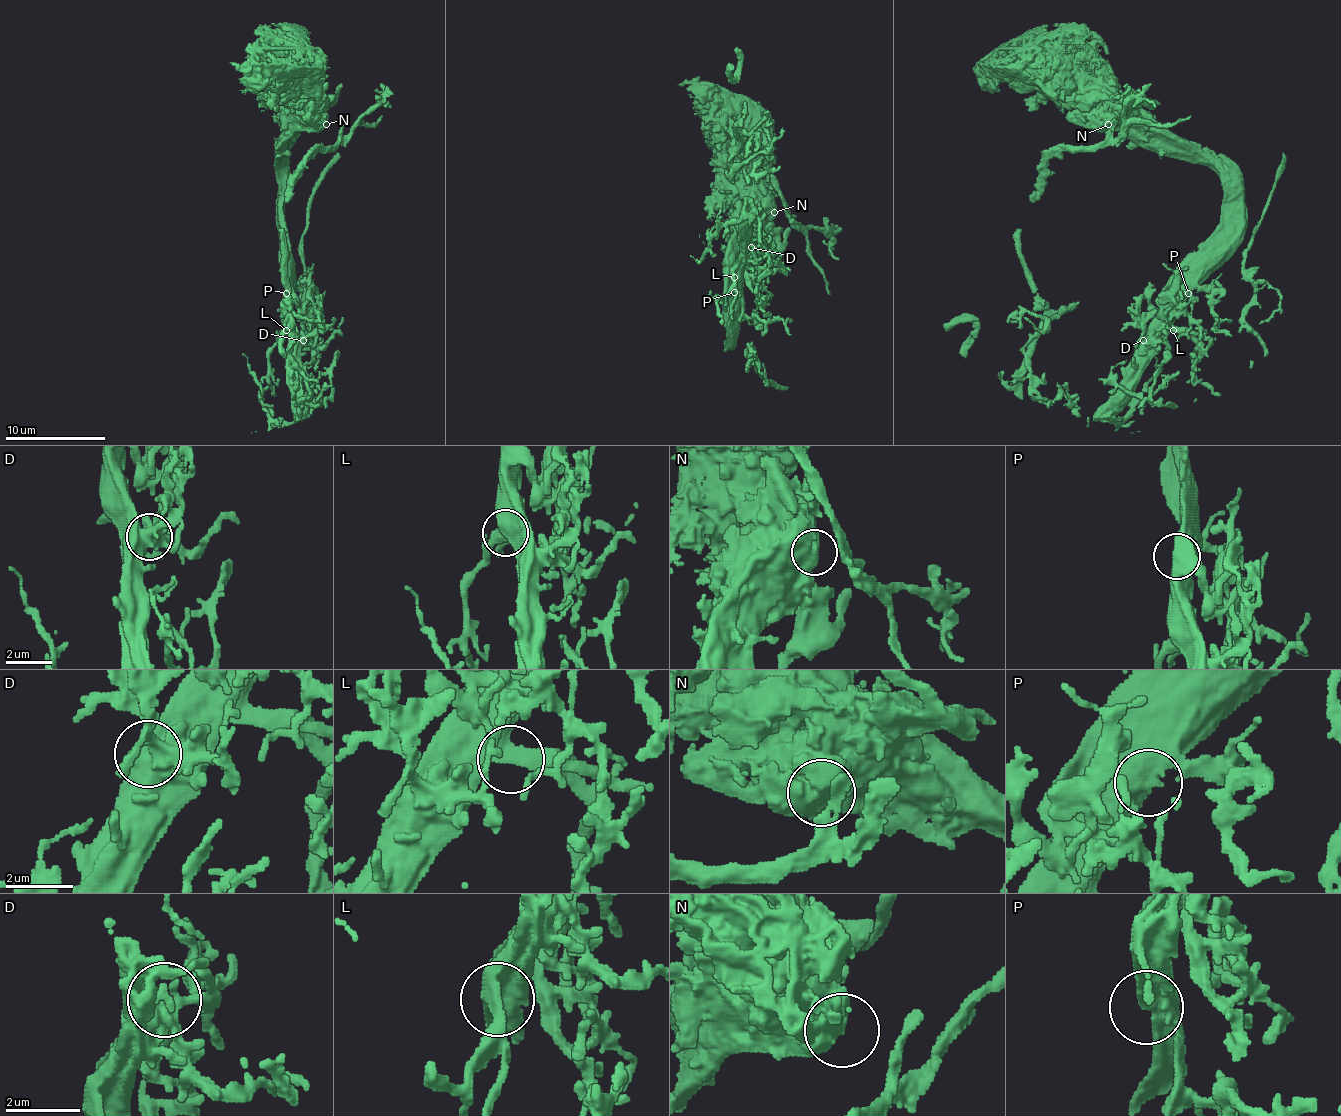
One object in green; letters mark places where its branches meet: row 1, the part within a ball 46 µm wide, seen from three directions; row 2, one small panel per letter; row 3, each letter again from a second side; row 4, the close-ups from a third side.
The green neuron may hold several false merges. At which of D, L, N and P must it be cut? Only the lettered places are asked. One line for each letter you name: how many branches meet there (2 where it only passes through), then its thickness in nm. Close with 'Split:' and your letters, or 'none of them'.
Split: none of them

